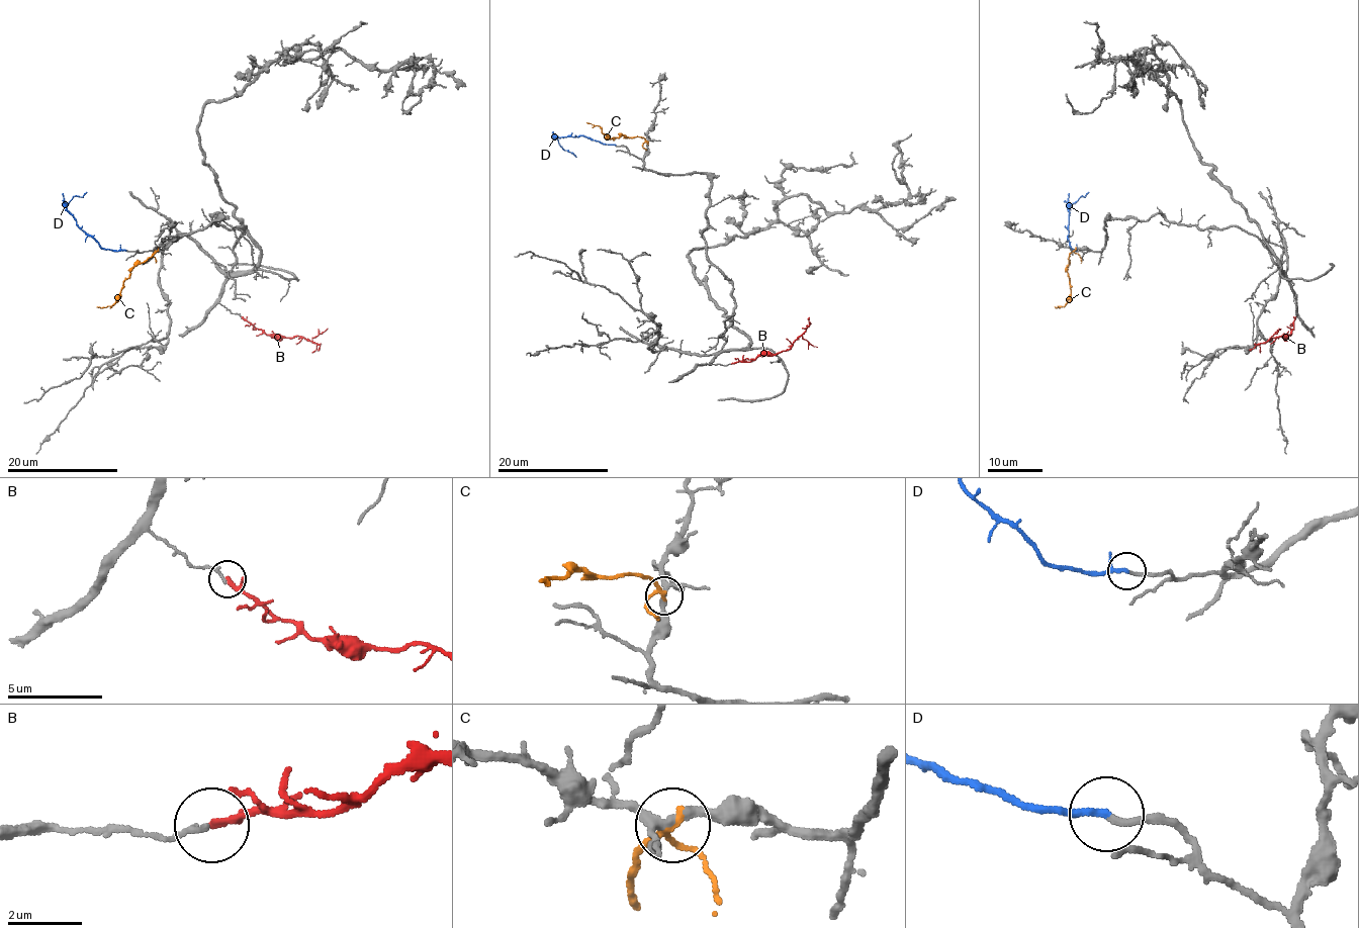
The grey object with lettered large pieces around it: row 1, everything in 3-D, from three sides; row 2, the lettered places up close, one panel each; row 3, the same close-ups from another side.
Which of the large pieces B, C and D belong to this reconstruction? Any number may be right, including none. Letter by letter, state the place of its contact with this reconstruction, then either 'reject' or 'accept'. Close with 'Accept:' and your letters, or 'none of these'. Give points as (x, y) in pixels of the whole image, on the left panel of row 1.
B: contact (242, 317); reject
C: contact (158, 250); reject
D: contact (125, 250); accept
Accept: D

